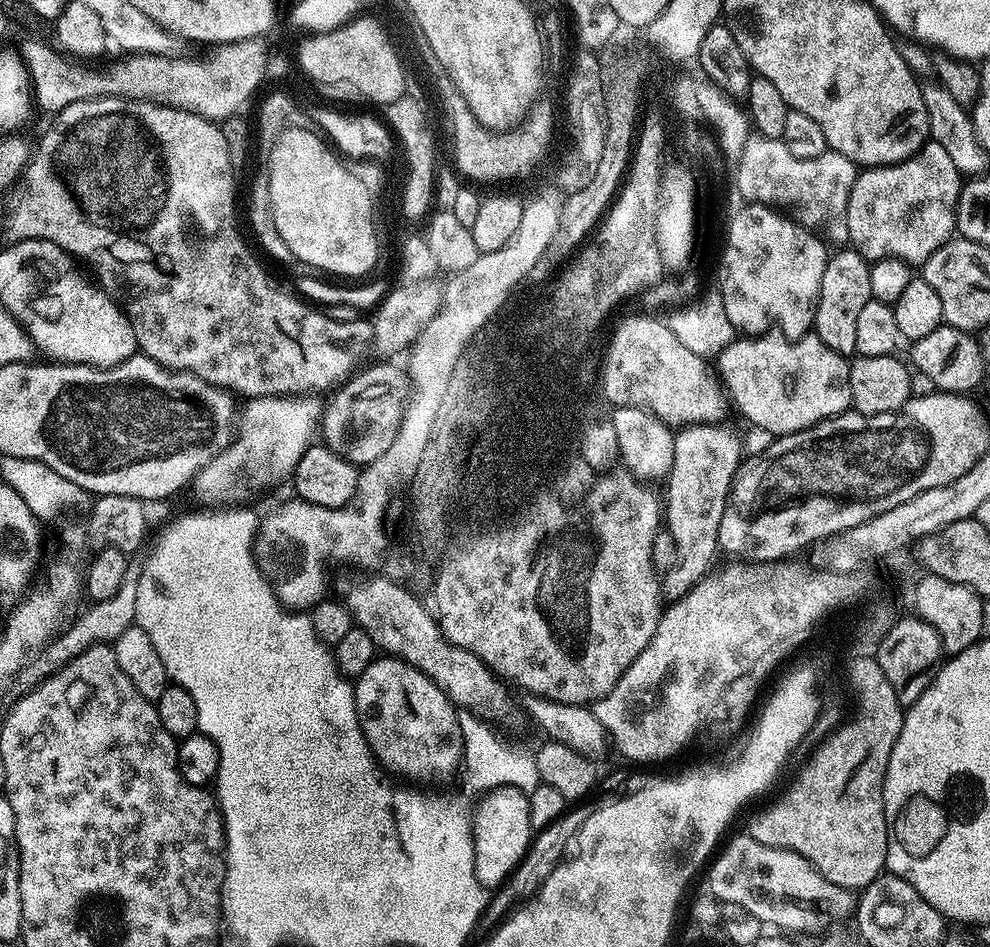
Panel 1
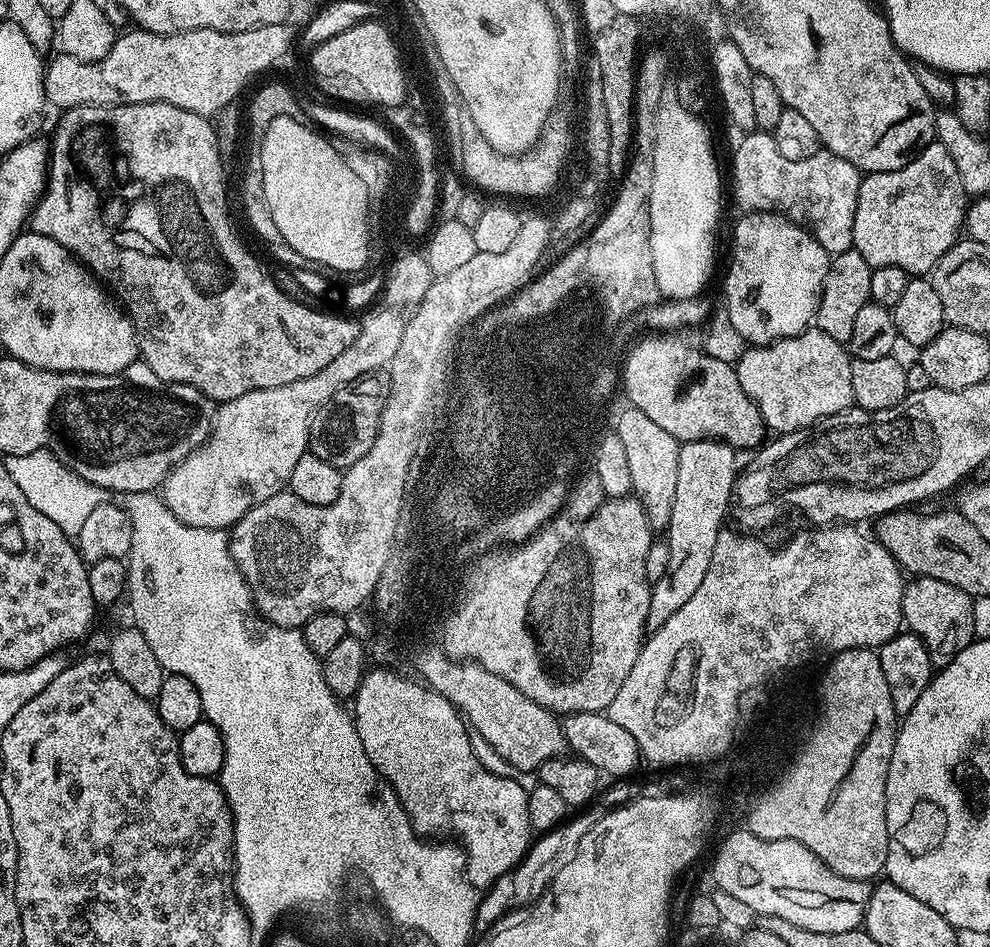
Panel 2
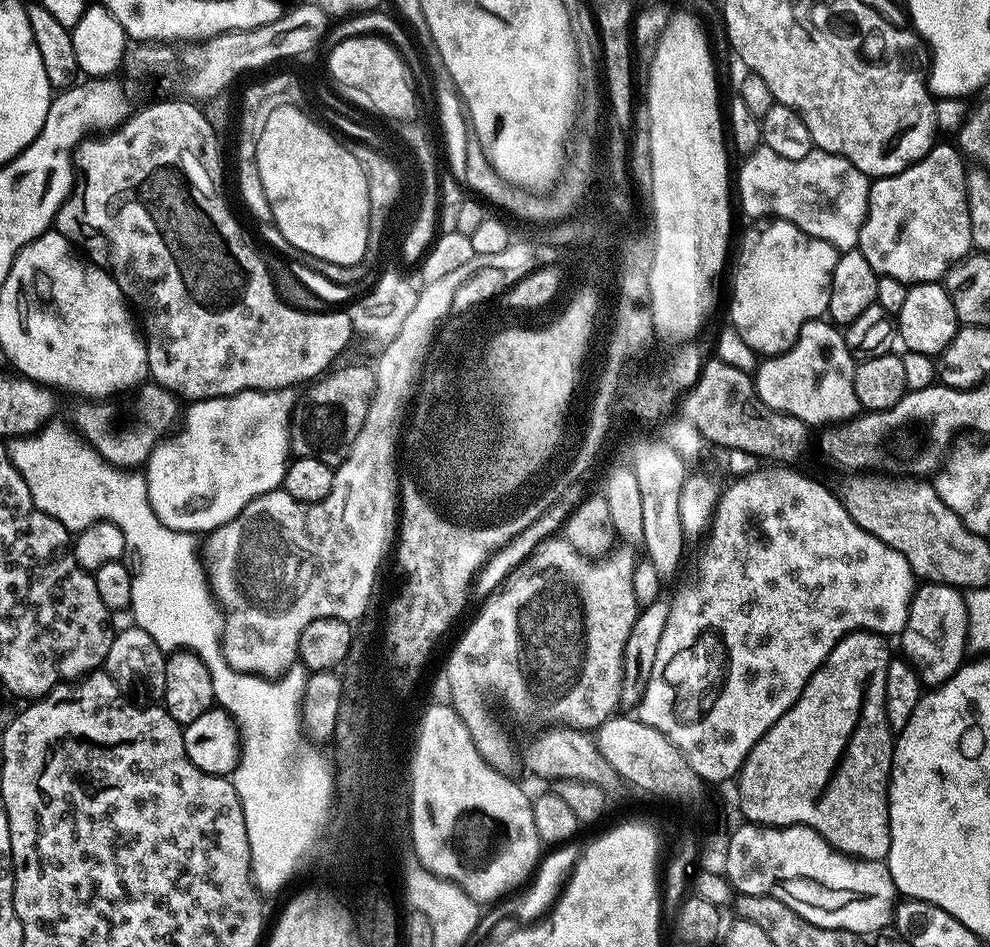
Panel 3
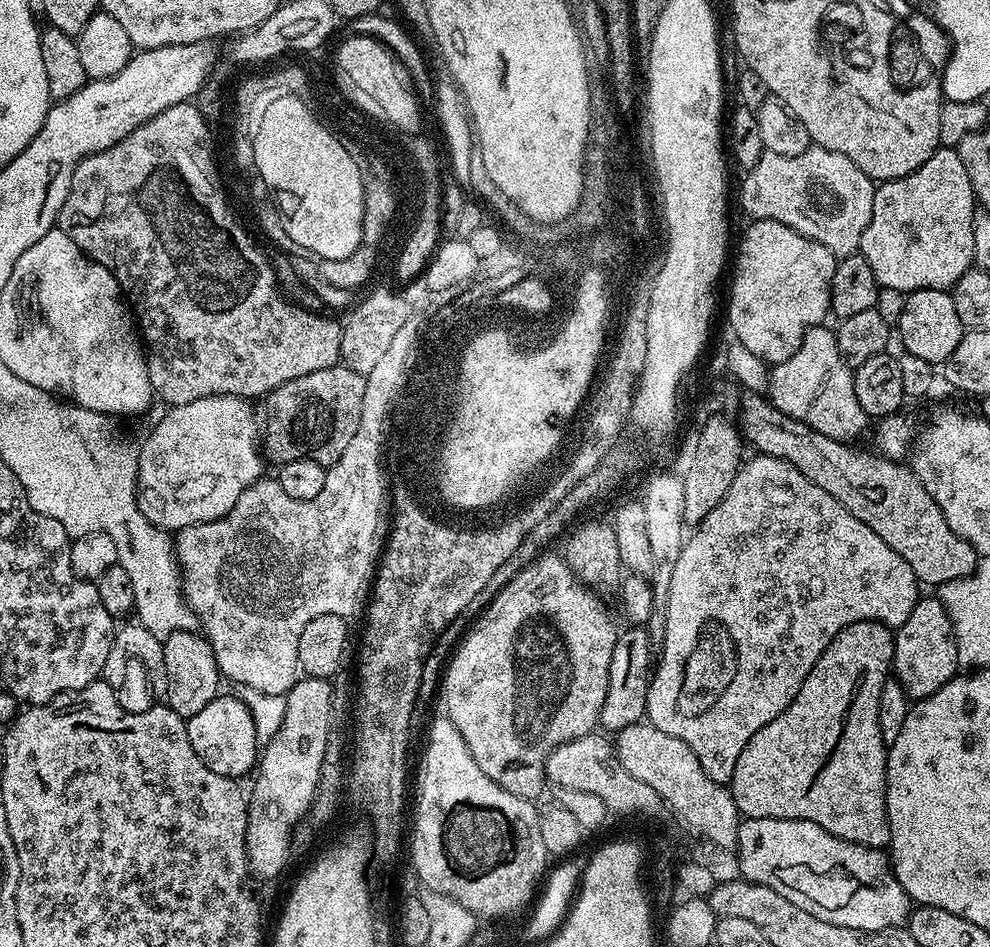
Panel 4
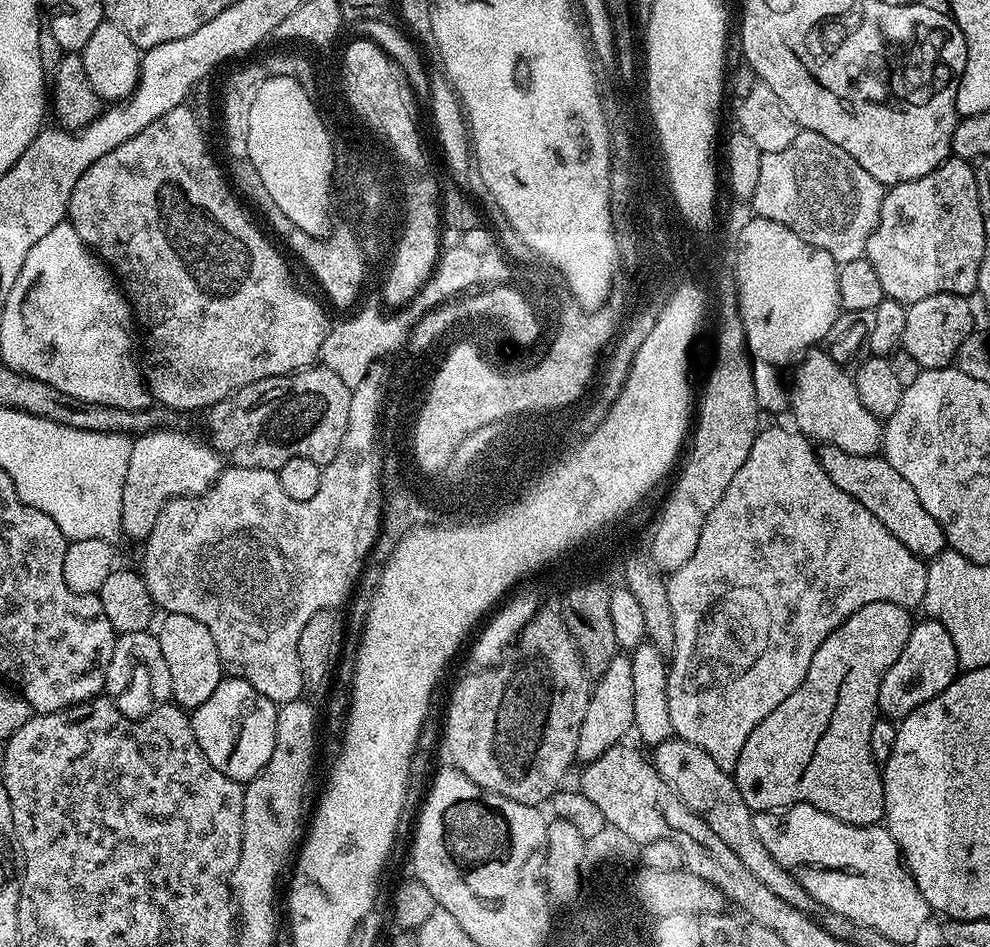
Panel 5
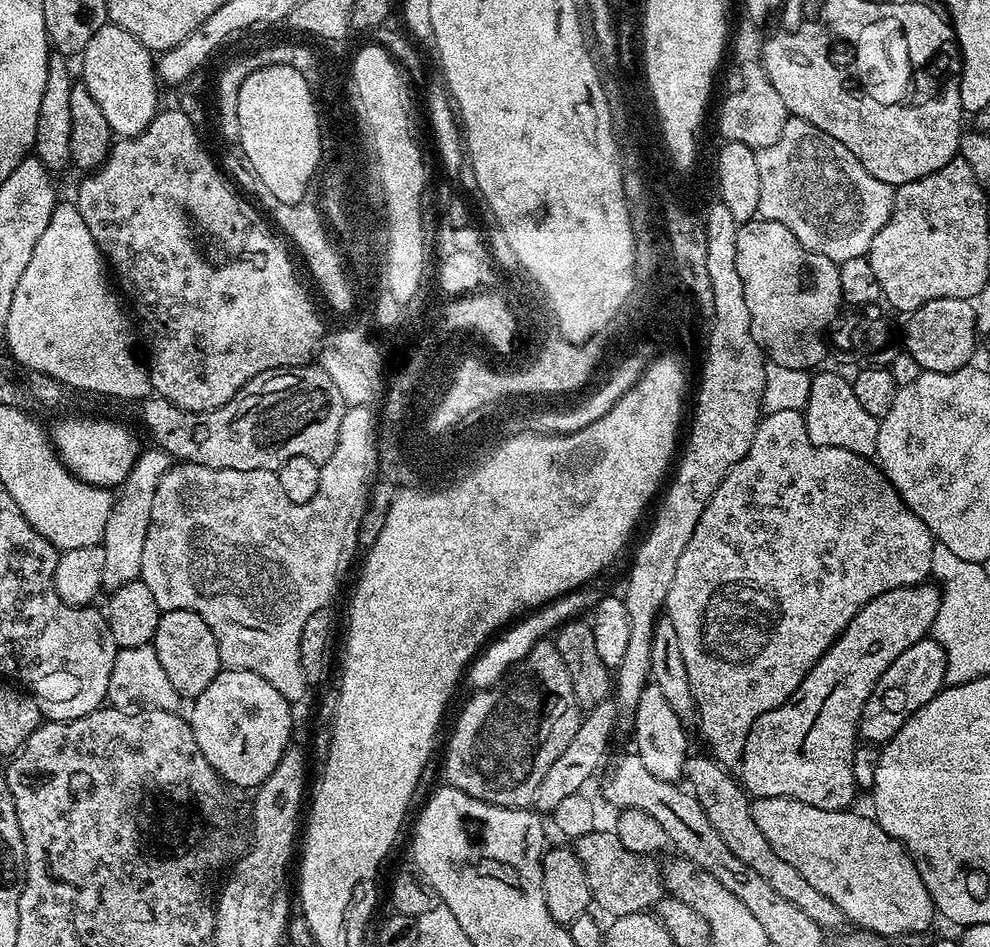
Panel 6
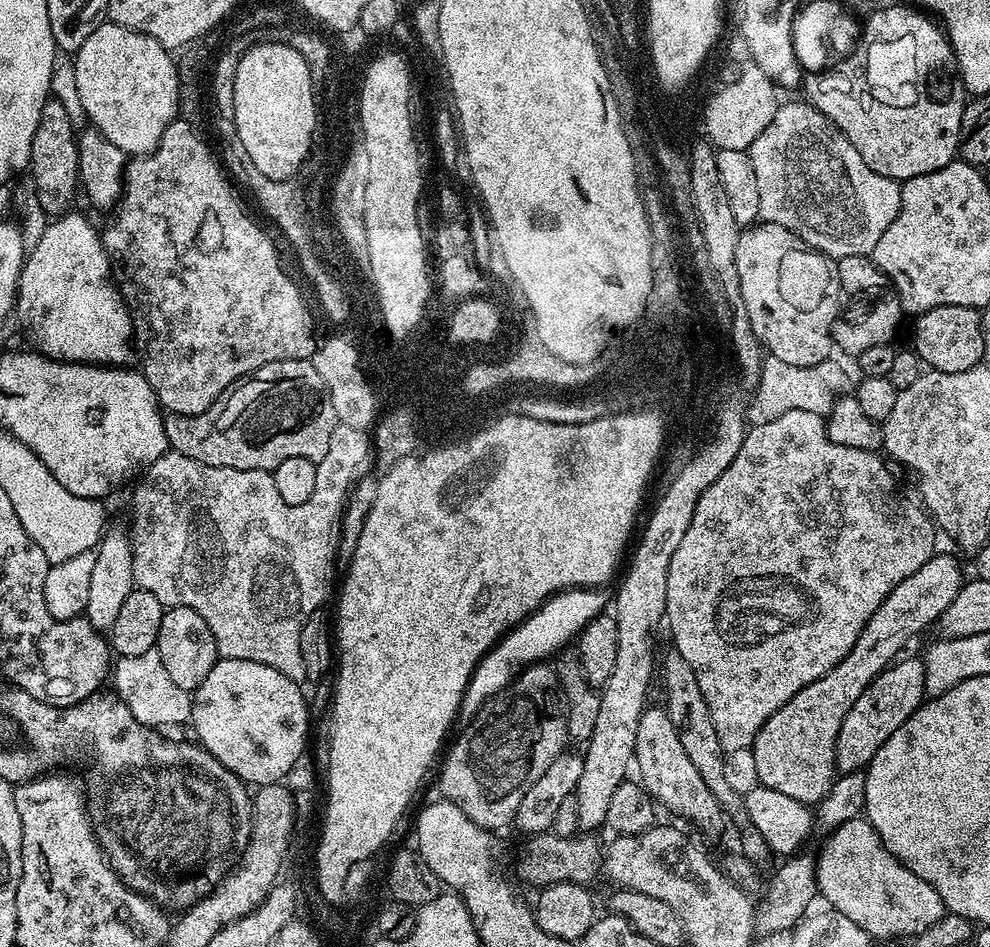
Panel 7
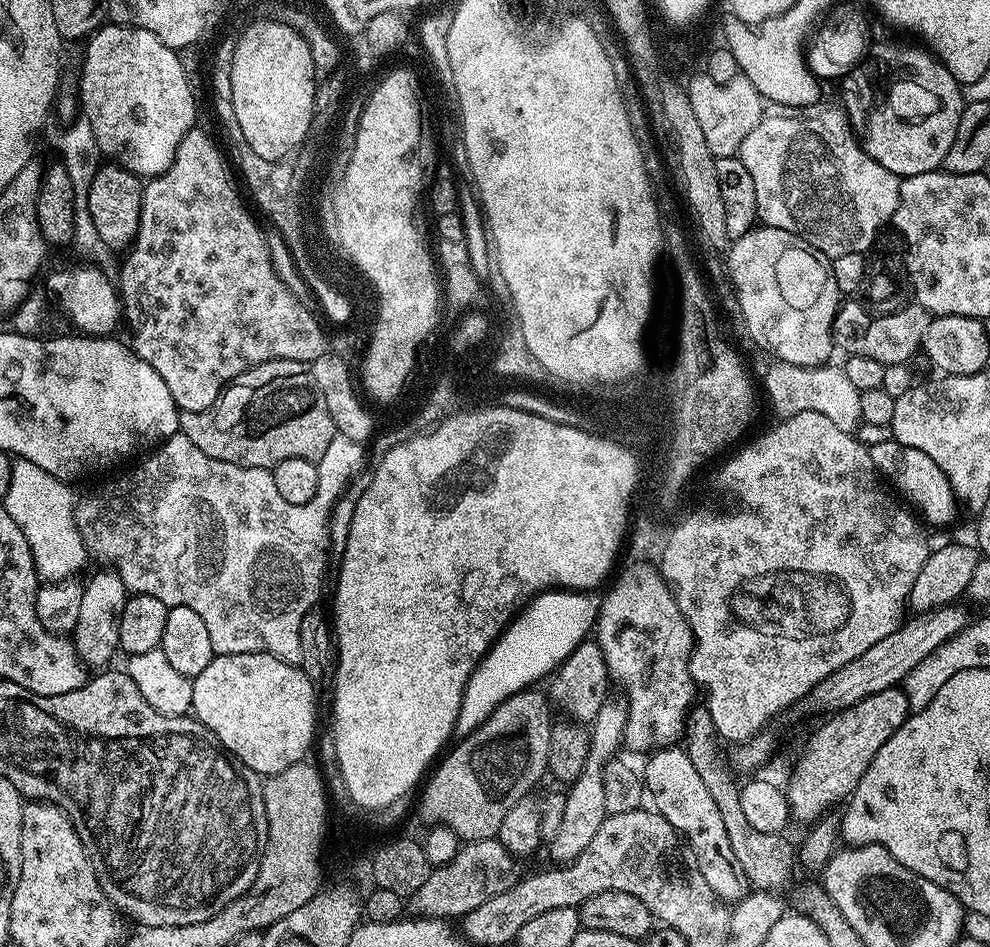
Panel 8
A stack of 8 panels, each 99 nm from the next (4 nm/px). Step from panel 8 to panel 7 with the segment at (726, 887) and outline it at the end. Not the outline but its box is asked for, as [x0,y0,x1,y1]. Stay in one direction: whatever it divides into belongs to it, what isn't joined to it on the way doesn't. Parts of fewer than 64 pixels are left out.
[633,707,726,838]

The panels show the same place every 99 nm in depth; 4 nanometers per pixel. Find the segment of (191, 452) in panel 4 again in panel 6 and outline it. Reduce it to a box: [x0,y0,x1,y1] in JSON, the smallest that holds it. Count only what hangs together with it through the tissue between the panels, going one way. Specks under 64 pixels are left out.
[102,446,170,590]

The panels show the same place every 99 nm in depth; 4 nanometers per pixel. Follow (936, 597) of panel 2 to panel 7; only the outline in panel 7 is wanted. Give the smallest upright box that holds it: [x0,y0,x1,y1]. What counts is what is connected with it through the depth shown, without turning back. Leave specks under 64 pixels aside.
[836,659,924,773]

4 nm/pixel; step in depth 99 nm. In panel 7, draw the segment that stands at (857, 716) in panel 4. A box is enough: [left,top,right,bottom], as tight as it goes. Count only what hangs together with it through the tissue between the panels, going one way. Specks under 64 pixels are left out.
[750,554,966,806]

